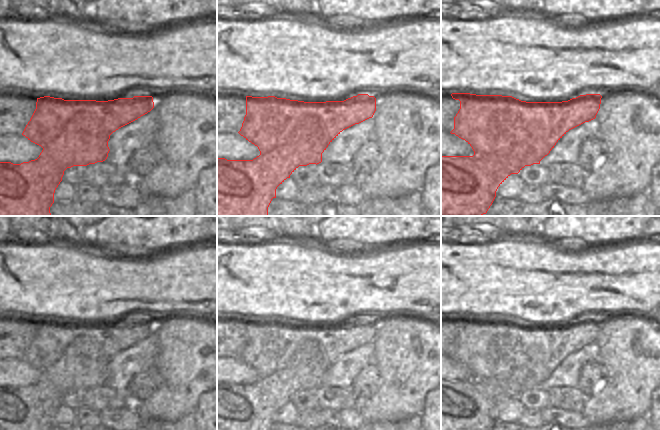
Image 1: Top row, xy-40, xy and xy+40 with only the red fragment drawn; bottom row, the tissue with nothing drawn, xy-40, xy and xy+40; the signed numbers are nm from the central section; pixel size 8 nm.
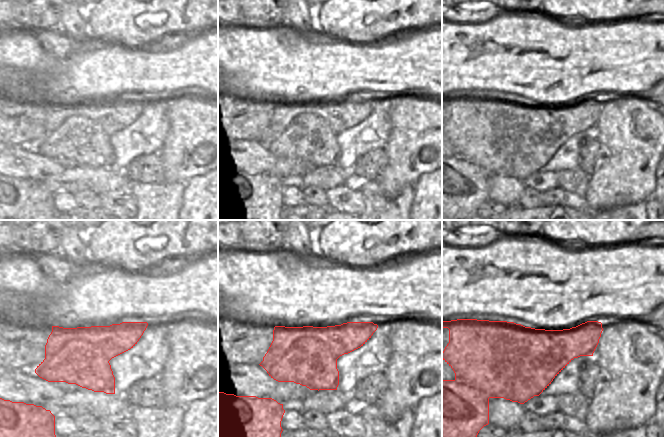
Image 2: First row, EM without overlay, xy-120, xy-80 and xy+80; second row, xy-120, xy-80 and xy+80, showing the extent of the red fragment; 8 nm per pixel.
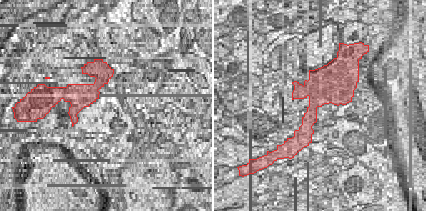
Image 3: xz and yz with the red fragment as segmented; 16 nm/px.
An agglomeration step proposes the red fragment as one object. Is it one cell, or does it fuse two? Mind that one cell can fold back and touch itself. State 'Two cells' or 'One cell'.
Two cells

